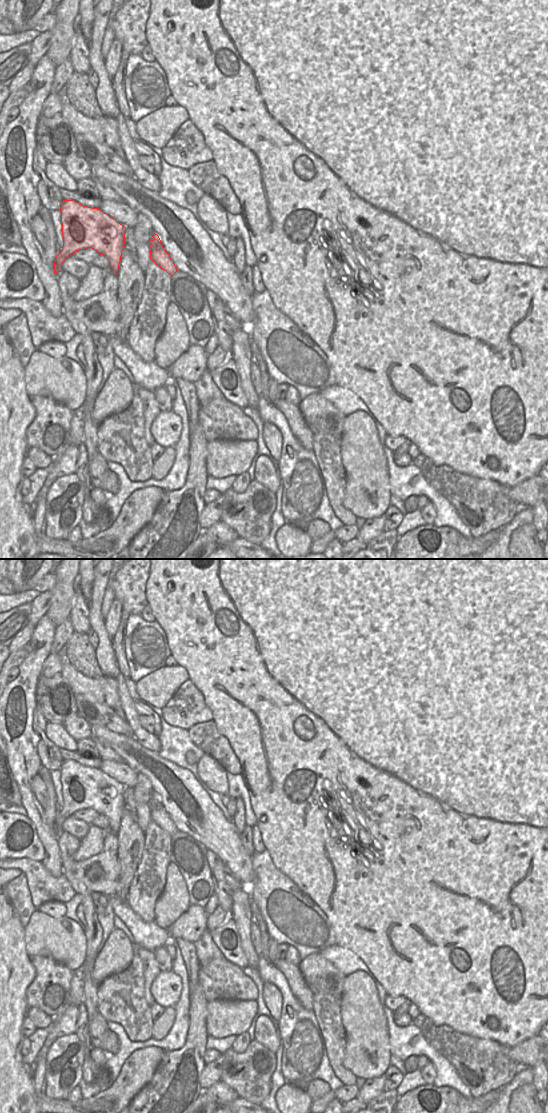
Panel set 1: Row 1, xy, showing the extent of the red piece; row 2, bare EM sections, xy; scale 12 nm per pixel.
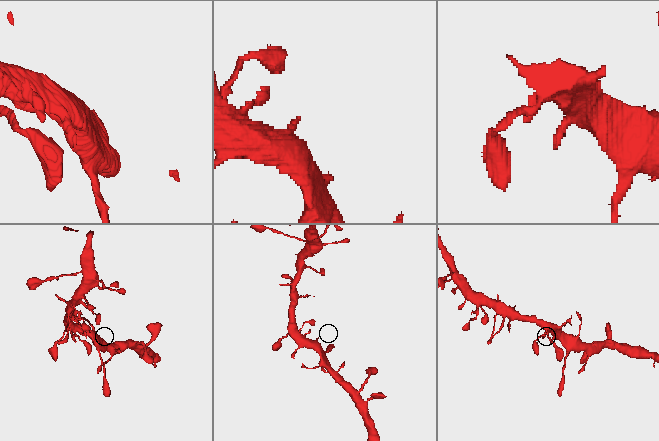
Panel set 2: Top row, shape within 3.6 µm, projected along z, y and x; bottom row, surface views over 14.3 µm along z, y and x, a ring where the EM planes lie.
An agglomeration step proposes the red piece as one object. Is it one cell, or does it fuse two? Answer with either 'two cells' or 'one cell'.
one cell

